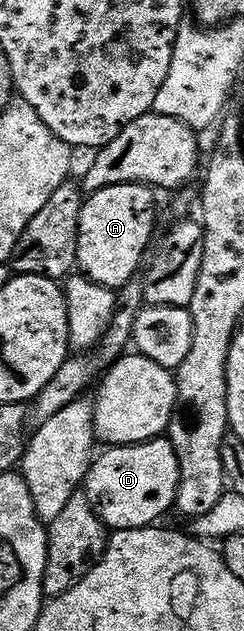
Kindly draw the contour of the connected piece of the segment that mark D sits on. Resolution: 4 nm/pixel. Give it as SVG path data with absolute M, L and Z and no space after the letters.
M168 439L145 441L143 445L118 445L105 450L101 457L99 454L93 460L88 470L86 496L109 530L143 529L156 523L168 508L175 506L179 461Z

